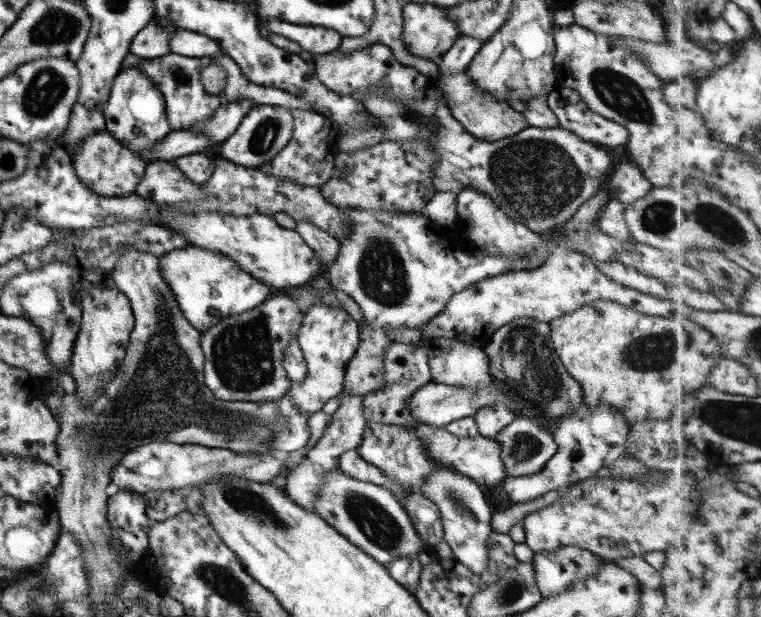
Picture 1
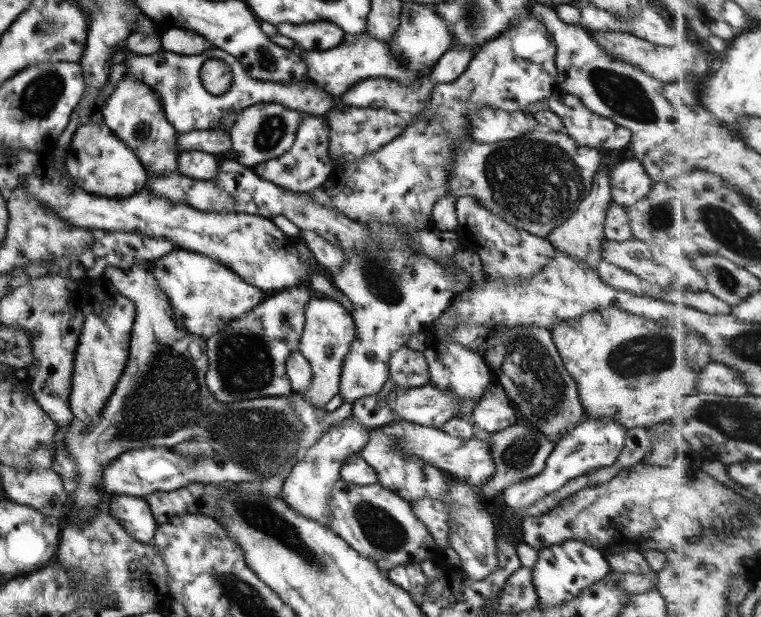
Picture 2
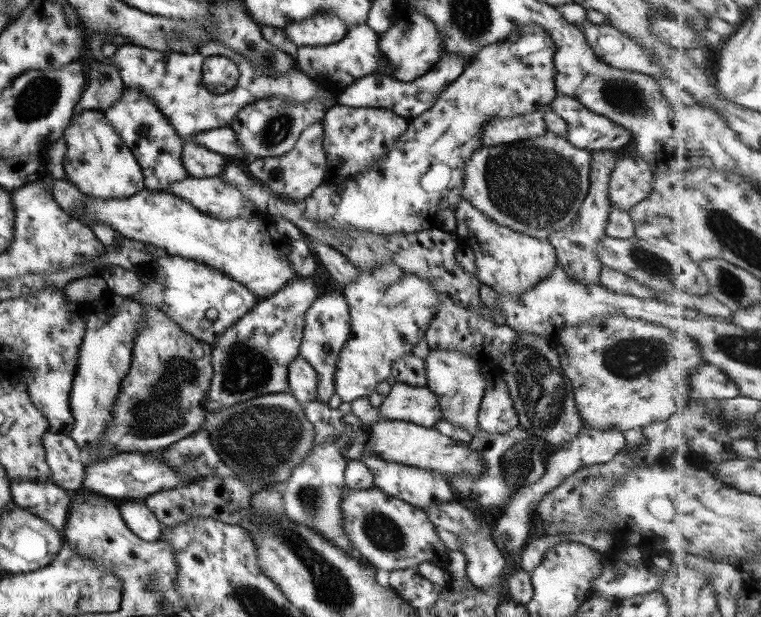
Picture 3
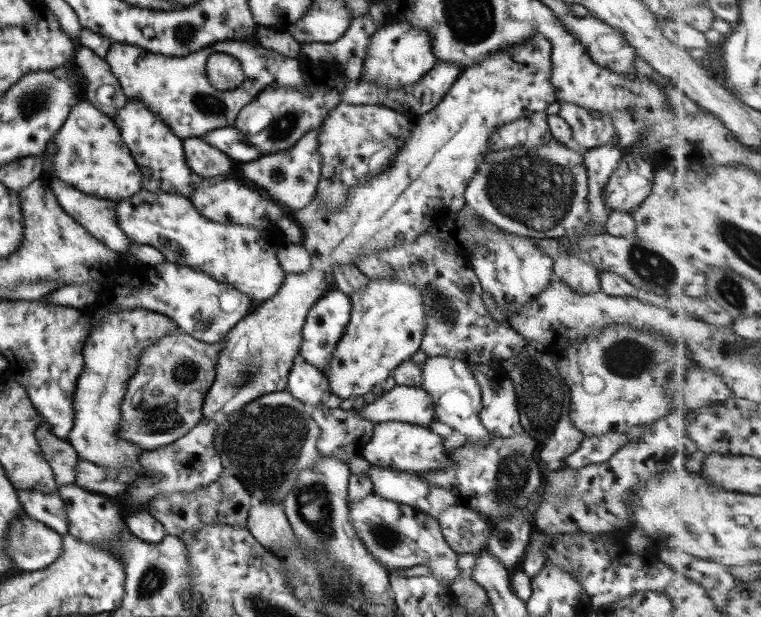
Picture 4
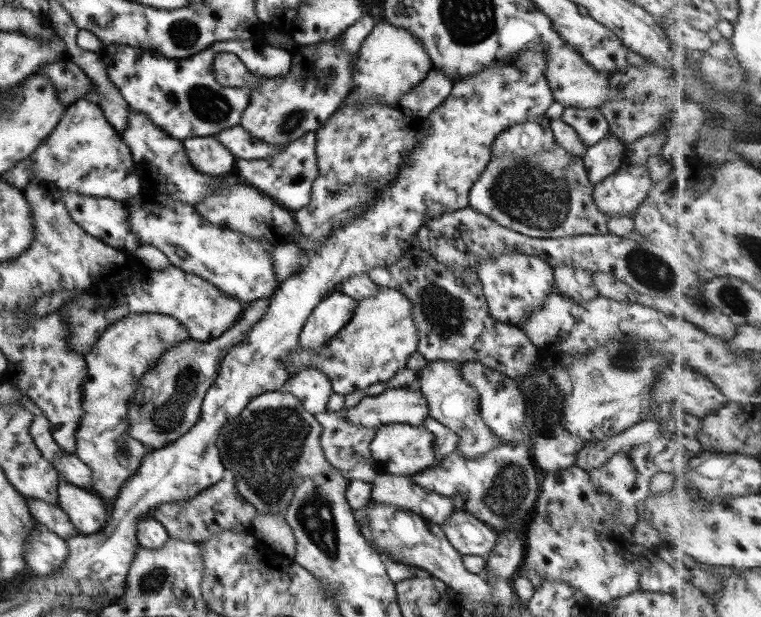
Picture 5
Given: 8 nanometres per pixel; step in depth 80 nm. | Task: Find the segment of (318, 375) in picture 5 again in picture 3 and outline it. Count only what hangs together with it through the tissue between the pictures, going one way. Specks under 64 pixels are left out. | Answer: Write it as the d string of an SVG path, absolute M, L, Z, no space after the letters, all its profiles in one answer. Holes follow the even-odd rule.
M299 356L287 363L287 383L290 394L300 404L307 404L315 399L317 374L310 364Z

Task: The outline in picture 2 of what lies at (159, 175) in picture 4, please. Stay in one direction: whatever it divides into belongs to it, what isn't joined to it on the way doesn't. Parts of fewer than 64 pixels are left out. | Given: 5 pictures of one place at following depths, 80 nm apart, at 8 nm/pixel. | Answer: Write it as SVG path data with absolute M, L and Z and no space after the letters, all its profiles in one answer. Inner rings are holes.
M123 75L100 110L109 130L139 159L147 176L177 171L176 132L167 122L160 100L149 86Z

